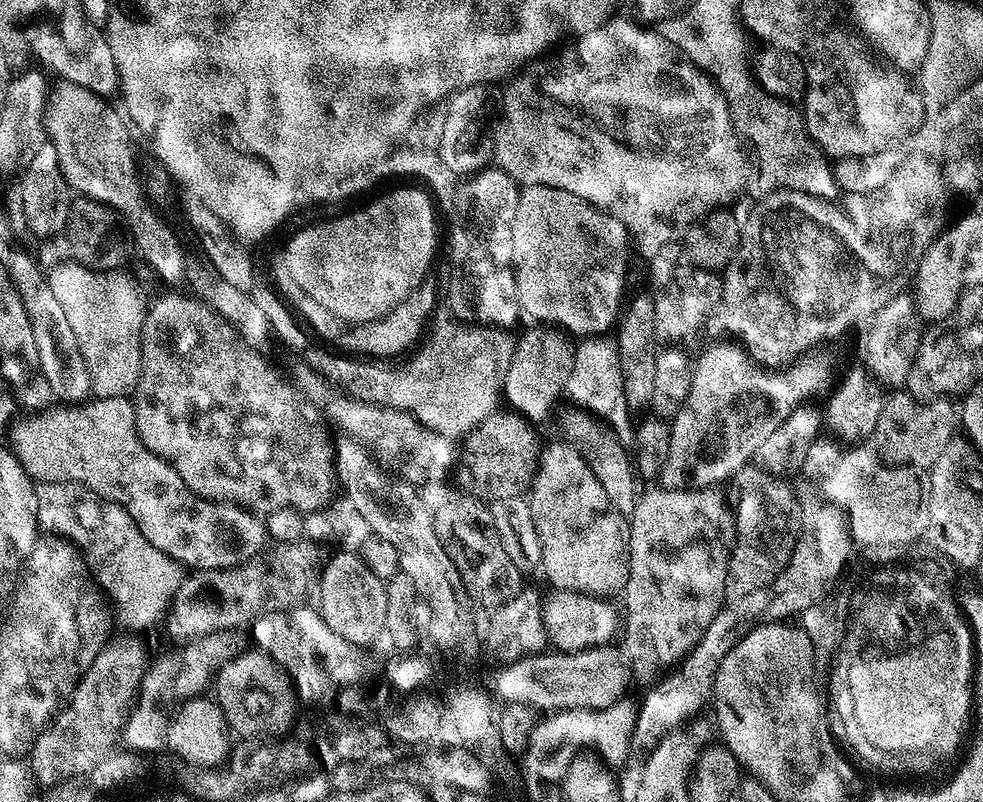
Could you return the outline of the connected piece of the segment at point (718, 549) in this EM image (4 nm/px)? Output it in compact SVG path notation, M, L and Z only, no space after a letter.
M670 490L660 492L648 492L639 497L636 510L630 517L630 523L626 528L626 539L628 542L628 581L624 584L622 599L624 599L624 608L622 604L622 616L626 621L626 632L628 628L628 656L630 661L630 672L633 677L636 676L640 680L648 680L647 682L656 682L661 679L660 671L663 668L672 670L679 665L680 661L688 655L688 651L702 638L702 634L706 630L706 626L710 626L710 622L722 611L722 604L725 601L724 583L726 582L726 574L728 573L728 558L730 555L729 541L734 536L734 516L724 505L724 500L719 496L716 490Z

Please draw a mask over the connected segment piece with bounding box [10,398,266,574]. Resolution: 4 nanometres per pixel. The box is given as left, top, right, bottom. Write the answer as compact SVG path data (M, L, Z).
M131 399L115 401L116 416L92 416L89 420L79 416L75 407L55 407L41 411L35 418L28 418L32 420L17 419L10 428L11 451L16 453L24 473L32 477L33 481L40 484L81 484L101 500L119 504L126 510L126 514L130 514L134 526L138 526L142 538L146 538L150 546L185 569L201 568L207 574L212 574L217 570L234 568L261 555L260 547L266 544L264 520L251 512L221 510L209 500L198 499L186 486L186 482L178 478L174 469L146 450L136 429L136 409Z

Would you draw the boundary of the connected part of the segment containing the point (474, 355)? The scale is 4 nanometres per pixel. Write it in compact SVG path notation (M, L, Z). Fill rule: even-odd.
M451 322L452 324L440 324L436 329L432 332L432 337L428 340L428 345L425 346L424 349L421 350L420 353L416 356L416 361L412 364L412 373L409 374L408 377L404 380L404 385L401 386L400 389L397 390L396 393L391 393L390 402L392 398L391 407L393 409L401 408L404 412L409 412L410 415L413 416L415 423L419 425L419 427L427 428L429 432L436 432L439 436L443 436L445 438L457 438L456 436L460 436L459 438L467 437L469 433L472 433L473 430L482 423L486 417L493 415L501 407L502 404L502 393L504 391L504 379L506 378L506 374L508 373L508 367L510 366L510 362L512 361L512 352L516 348L517 341L512 340L512 332L508 330L501 330L495 326L465 326L460 322Z

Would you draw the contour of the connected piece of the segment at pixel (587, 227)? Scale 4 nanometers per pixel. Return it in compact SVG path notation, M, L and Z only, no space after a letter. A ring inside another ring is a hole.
M541 184L525 187L520 193L518 214L514 218L512 263L516 270L516 300L520 304L521 313L537 320L540 326L551 326L573 337L578 336L576 338L603 337L606 333L604 331L612 323L615 325L621 315L628 248L630 252L629 234L613 216L597 212L591 204L585 204L566 190L547 188Z

